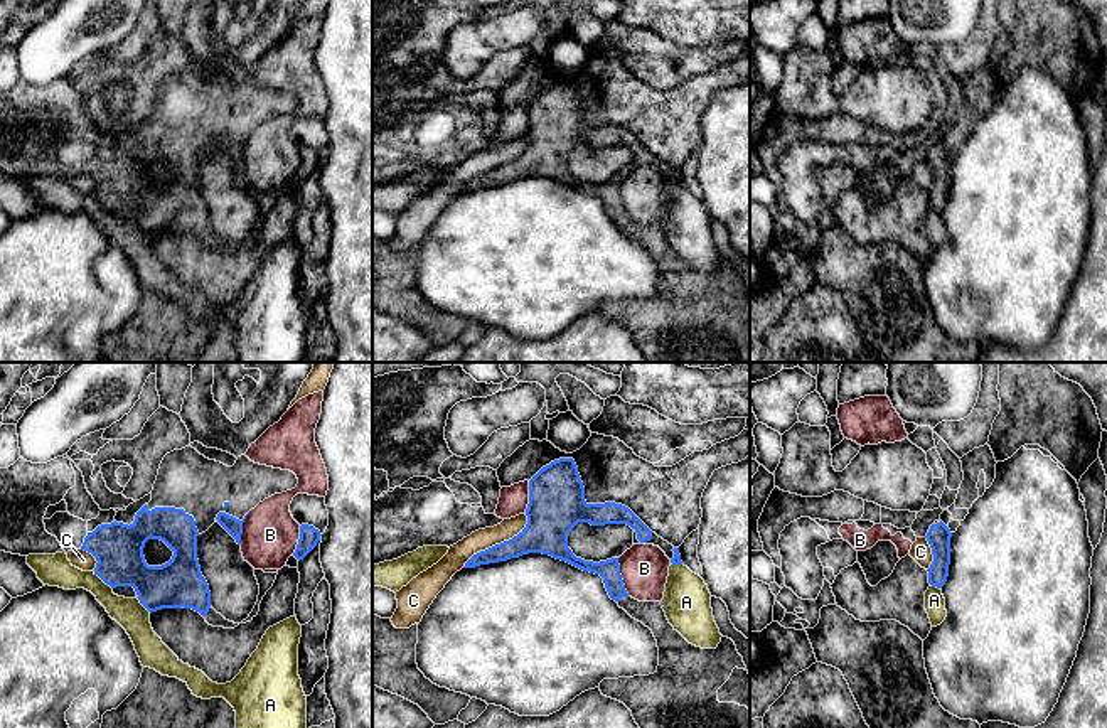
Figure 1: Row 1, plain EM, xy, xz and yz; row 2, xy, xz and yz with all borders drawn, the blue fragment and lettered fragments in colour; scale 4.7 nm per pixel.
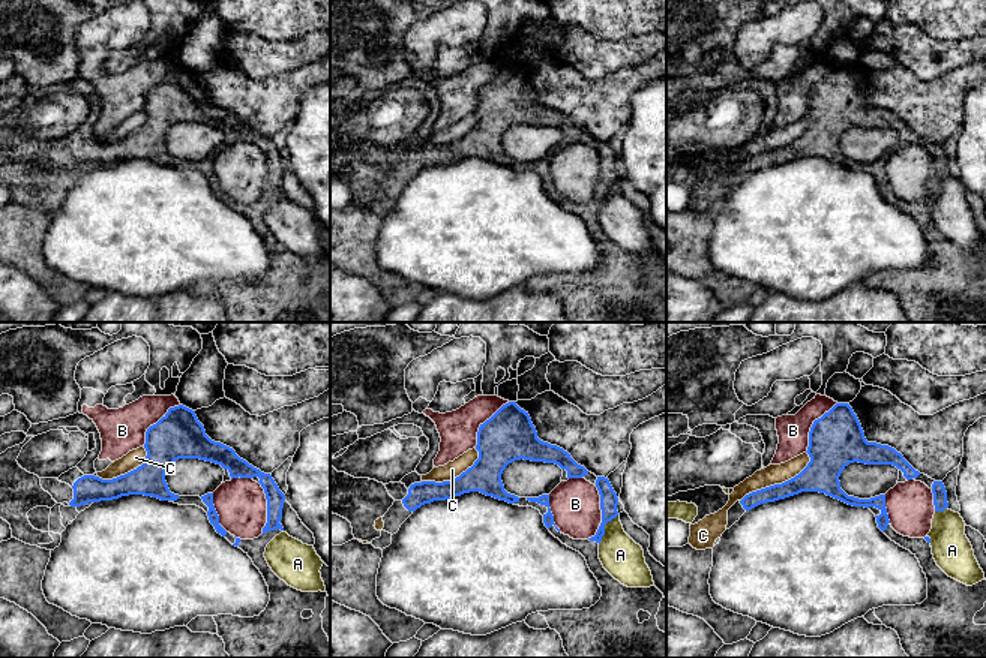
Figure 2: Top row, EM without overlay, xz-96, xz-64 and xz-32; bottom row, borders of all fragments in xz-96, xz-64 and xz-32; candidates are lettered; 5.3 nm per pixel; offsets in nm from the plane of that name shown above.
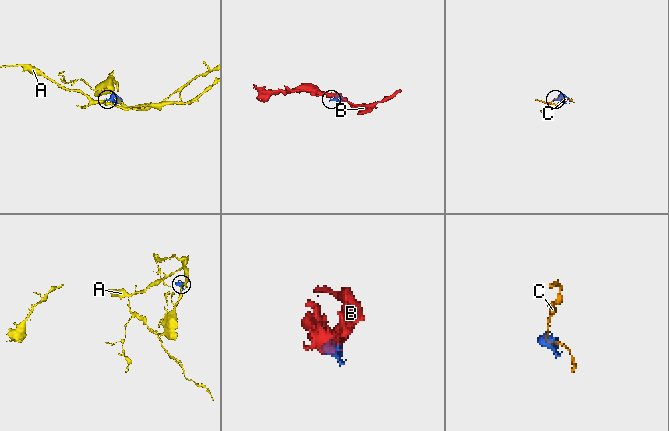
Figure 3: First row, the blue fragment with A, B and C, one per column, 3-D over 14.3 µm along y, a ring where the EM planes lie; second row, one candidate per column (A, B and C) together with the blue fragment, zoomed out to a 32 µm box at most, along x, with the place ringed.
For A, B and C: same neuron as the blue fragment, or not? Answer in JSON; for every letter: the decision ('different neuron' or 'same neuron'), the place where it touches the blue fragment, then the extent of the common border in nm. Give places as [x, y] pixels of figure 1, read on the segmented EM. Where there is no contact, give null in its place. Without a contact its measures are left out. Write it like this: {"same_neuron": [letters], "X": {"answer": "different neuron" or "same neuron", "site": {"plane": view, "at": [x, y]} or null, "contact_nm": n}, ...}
{"same_neuron": [], "A": {"answer": "different neuron", "site": {"plane": "xy", "at": [103, 580]}, "contact_nm": 130}, "B": {"answer": "different neuron", "site": {"plane": "xz", "at": [620, 577]}, "contact_nm": 190}, "C": {"answer": "different neuron", "site": {"plane": "xz", "at": [501, 543]}, "contact_nm": 400}}

